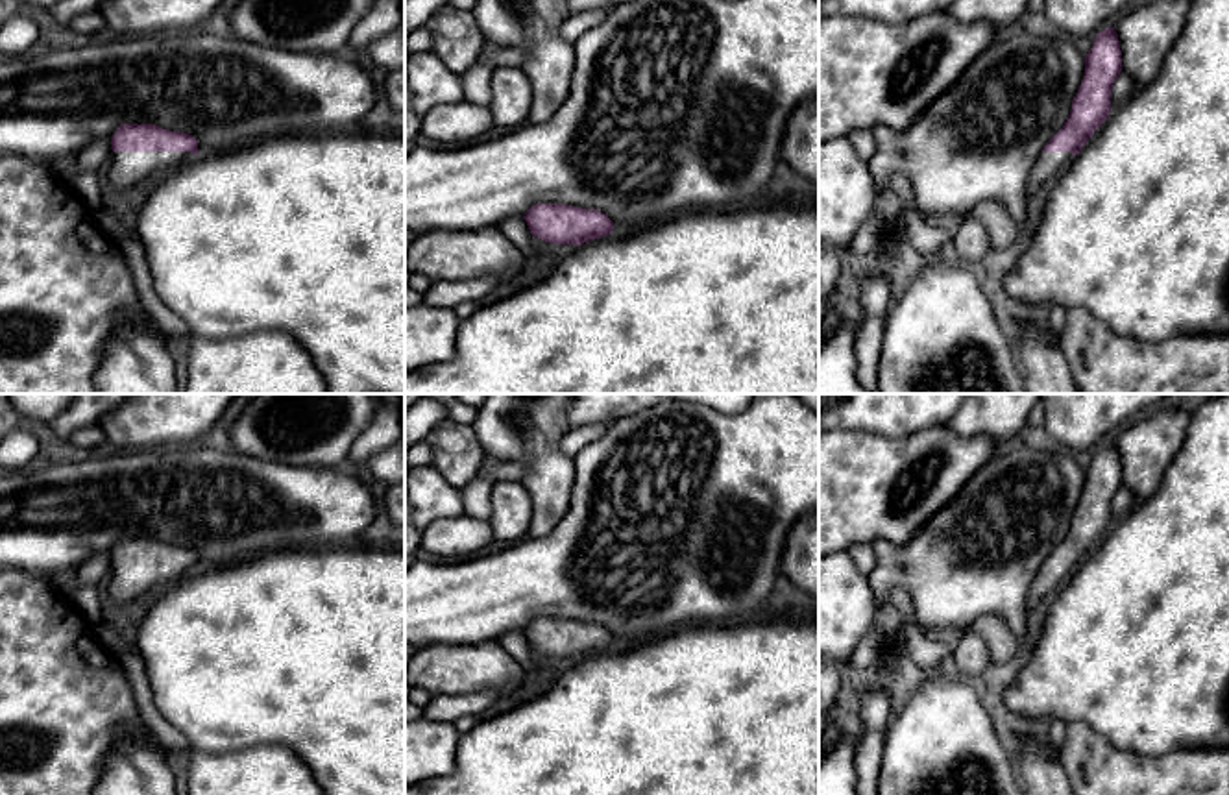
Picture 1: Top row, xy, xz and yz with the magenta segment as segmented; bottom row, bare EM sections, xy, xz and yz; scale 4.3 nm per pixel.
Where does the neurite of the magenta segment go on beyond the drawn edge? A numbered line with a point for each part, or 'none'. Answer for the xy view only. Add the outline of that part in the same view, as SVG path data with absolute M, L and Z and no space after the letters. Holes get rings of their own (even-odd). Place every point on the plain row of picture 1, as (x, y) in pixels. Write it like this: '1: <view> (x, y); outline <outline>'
1: xy (128, 583); outline M111 566L109 593L116 603L131 605L148 590L161 590L190 571L190 566Z

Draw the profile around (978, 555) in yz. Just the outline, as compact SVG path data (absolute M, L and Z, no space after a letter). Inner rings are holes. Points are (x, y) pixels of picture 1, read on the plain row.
M1020 440L1000 447L906 545L894 545L887 540L872 544L876 568L867 581L880 606L878 623L894 616L891 593L902 588L911 597L915 621L922 632L928 629L963 630L981 616L998 614L1020 640L1028 627L1026 601L1035 575L1048 555L1065 540L1083 490L1085 470L1076 462L1072 451L1065 447L1039 451Z

